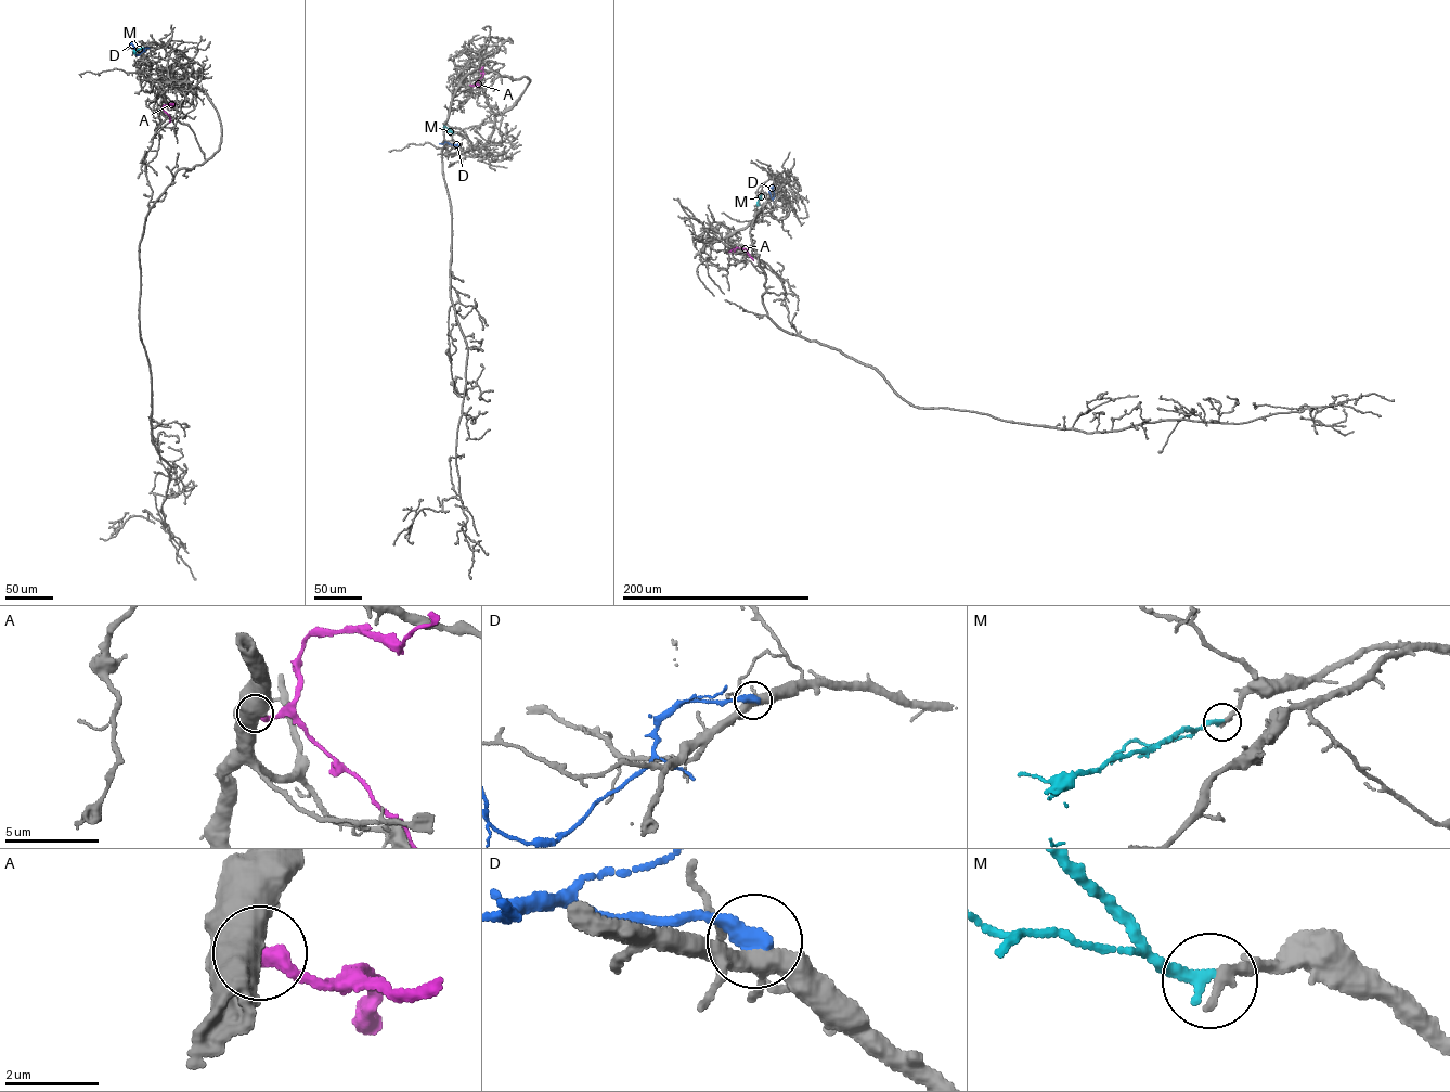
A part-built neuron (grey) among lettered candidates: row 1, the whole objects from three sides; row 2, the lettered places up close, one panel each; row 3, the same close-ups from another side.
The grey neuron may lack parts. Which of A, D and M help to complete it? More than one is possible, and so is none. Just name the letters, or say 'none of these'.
M

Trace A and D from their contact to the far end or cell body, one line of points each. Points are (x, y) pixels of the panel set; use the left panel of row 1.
A: (160, 108), (173, 104)
D: (149, 48), (137, 54), (133, 46), (129, 45)

